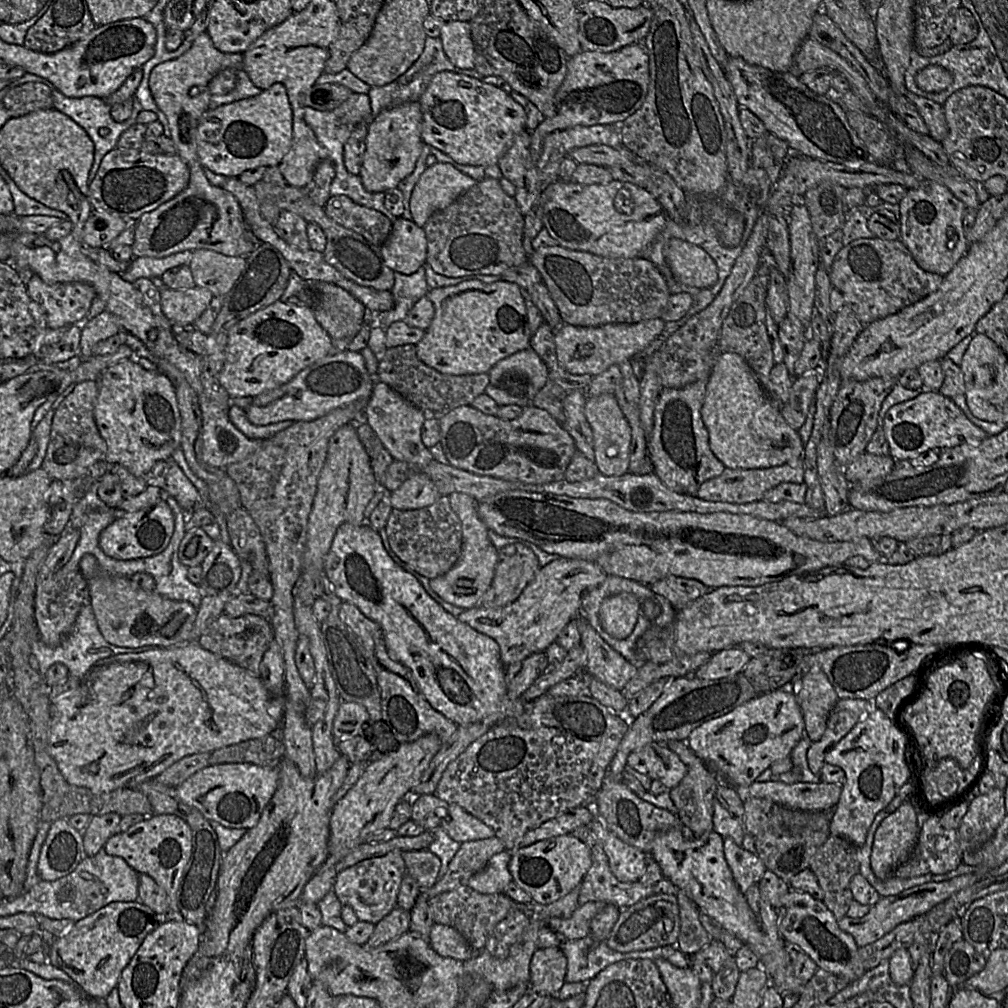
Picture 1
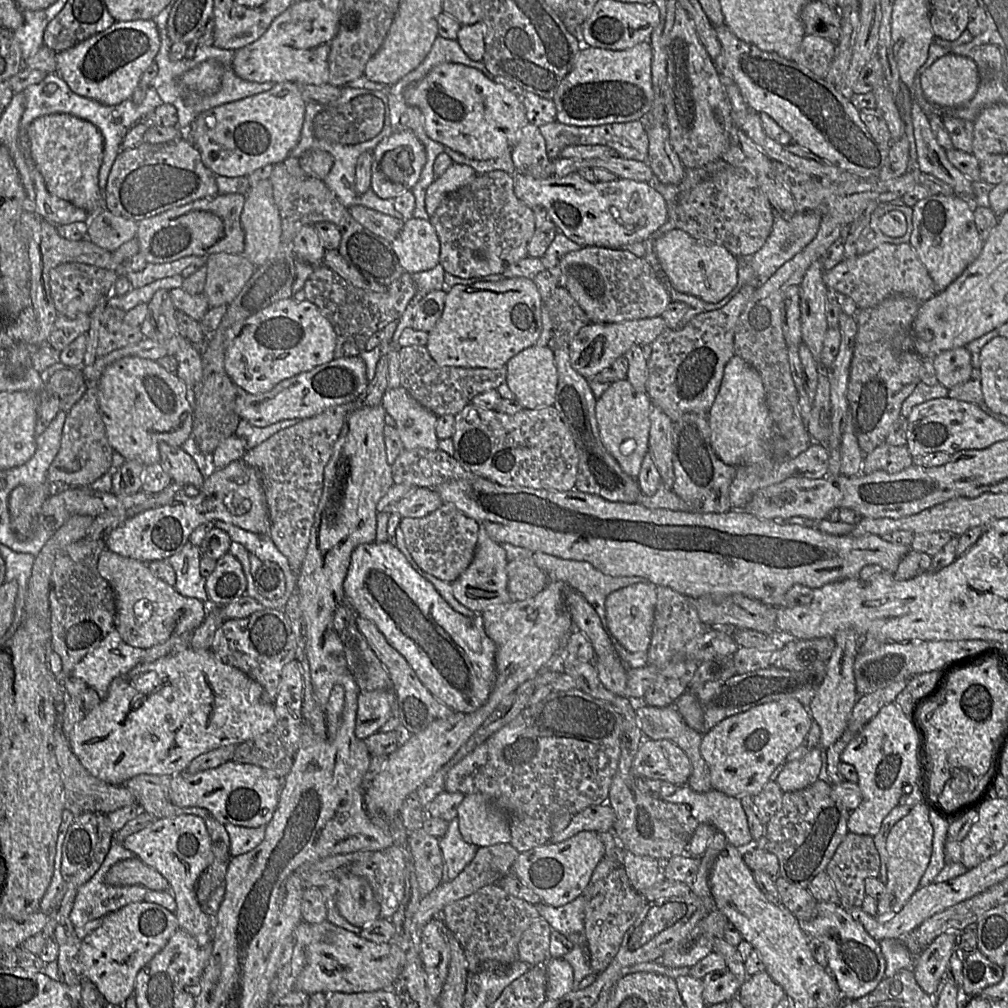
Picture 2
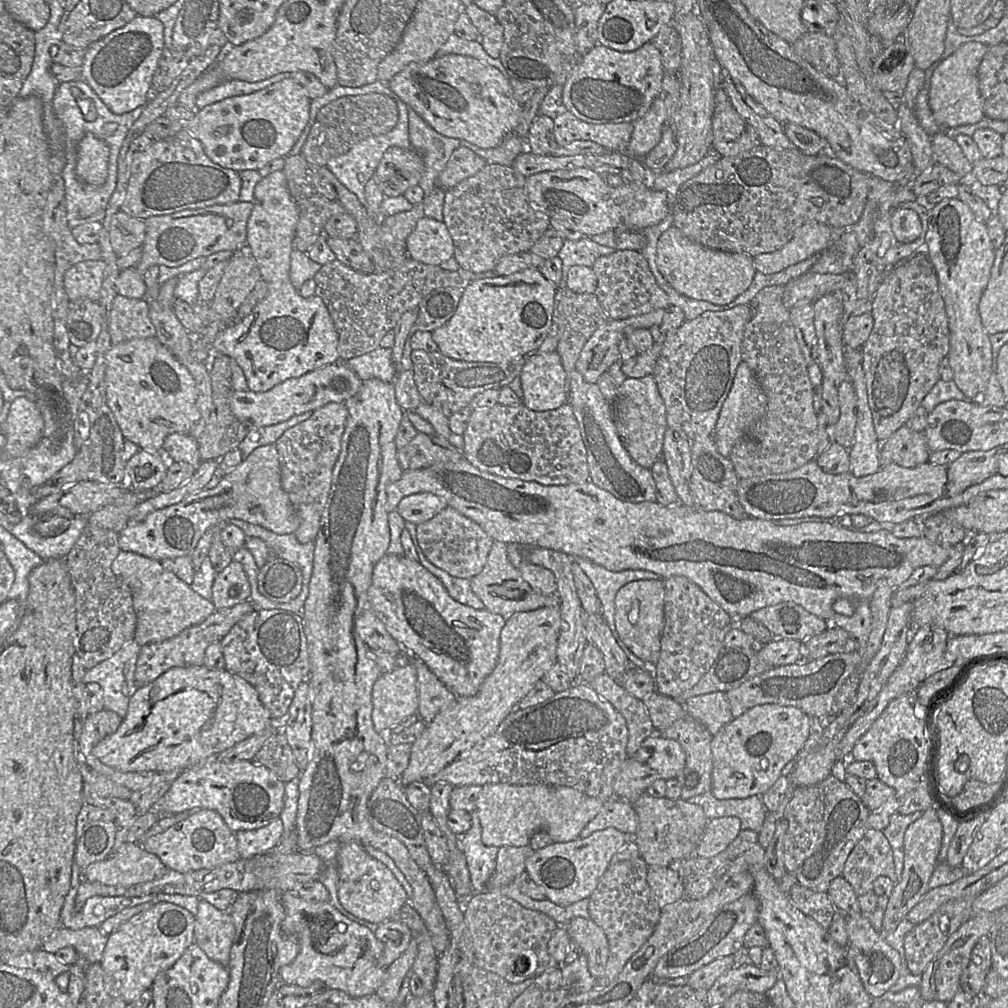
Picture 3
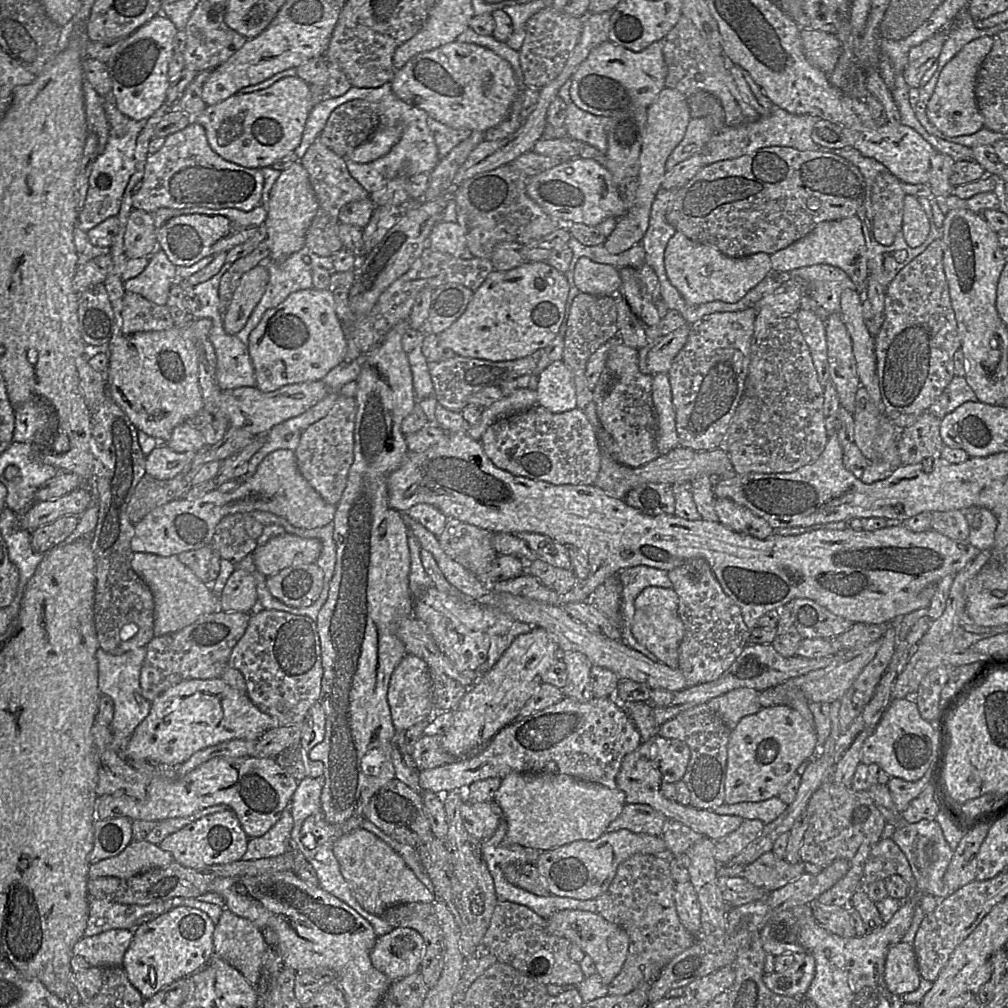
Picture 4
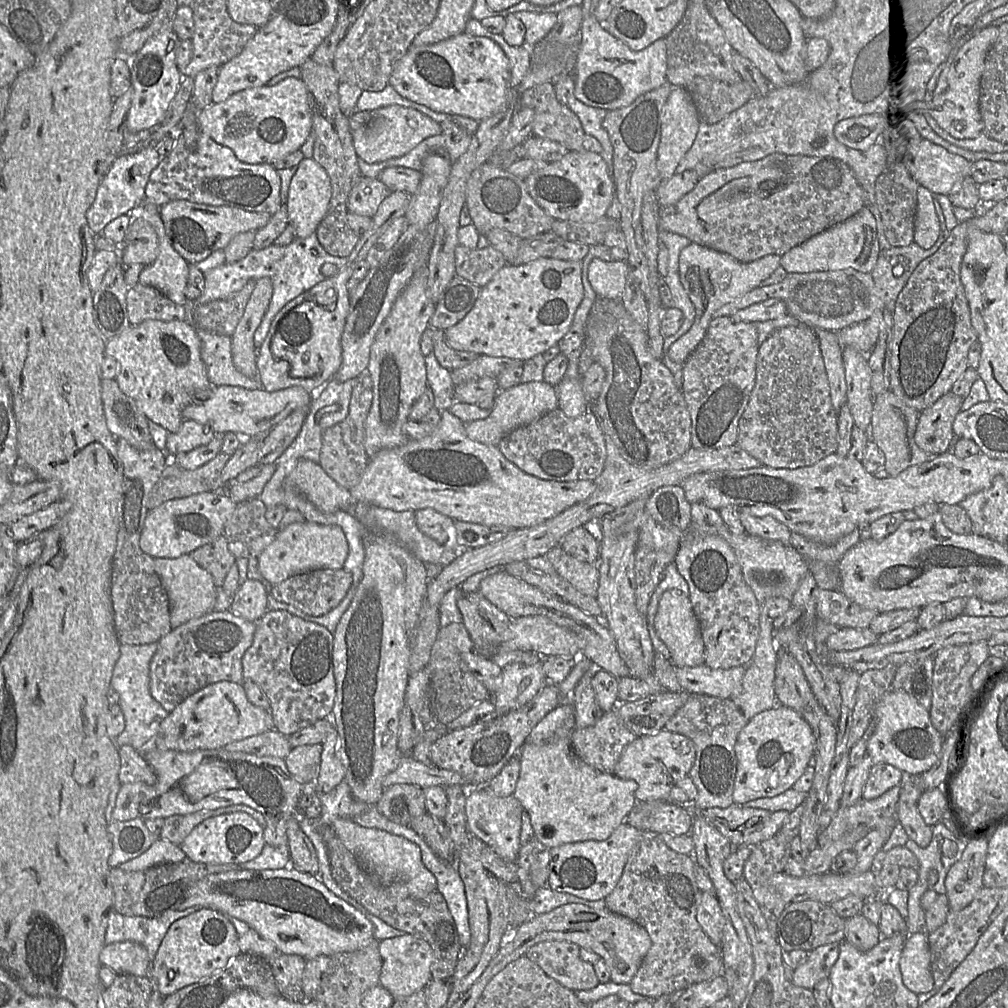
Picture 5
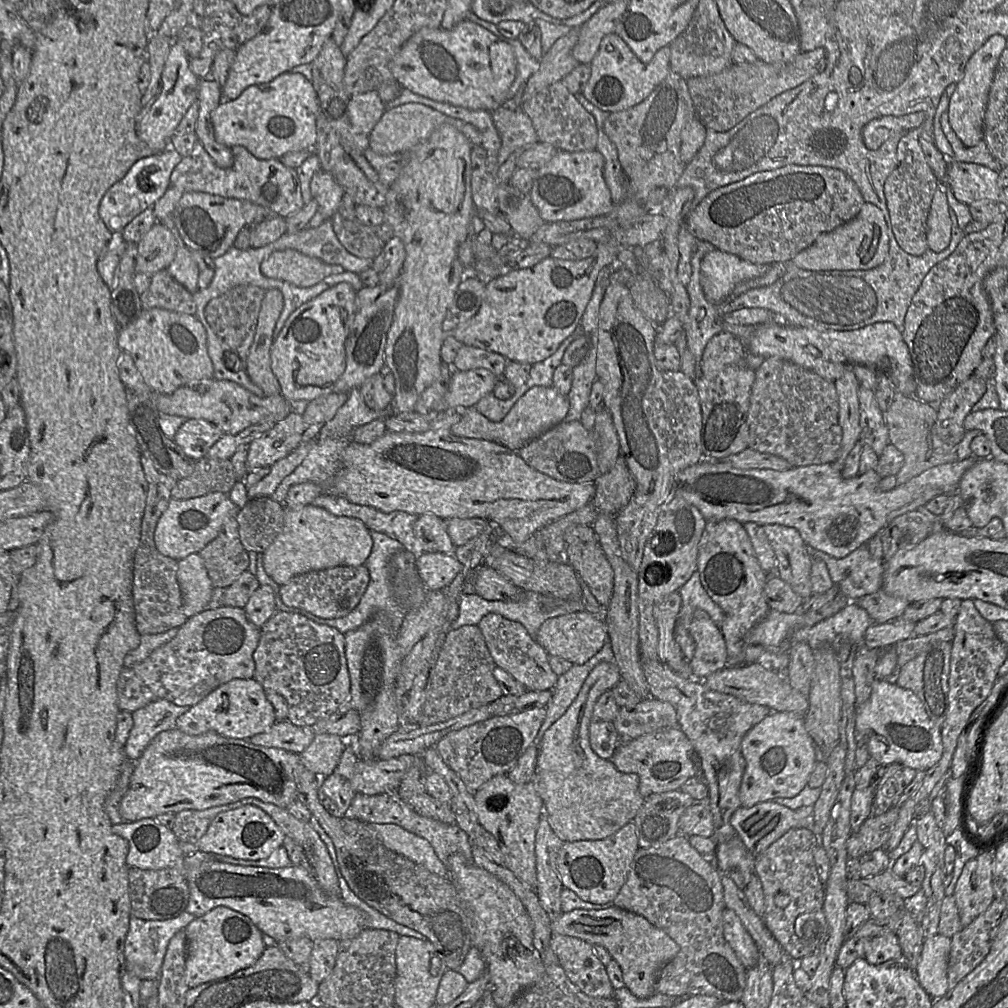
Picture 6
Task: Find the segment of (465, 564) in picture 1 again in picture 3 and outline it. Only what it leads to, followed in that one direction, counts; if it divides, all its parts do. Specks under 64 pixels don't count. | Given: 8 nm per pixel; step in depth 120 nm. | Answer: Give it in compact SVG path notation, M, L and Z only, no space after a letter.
M494 540L484 568L470 579L471 588L476 596L483 602L488 611L509 616L516 612L536 610L545 606L558 604L557 595L542 595L535 592L522 578L521 573L508 559L507 544Z

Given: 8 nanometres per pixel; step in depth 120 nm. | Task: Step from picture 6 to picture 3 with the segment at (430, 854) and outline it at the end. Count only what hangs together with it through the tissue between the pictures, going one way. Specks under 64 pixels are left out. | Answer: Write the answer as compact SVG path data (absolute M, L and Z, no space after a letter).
M357 842L342 844L337 853L339 890L342 907L354 916L374 924L391 920L409 901L408 893L391 870L367 852Z

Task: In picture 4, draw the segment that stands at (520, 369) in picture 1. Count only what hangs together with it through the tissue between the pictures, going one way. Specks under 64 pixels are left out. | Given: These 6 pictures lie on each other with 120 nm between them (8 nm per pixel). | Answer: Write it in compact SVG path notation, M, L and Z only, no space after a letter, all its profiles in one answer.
M563 360L556 361L537 375L537 405L561 413L577 408L573 375Z

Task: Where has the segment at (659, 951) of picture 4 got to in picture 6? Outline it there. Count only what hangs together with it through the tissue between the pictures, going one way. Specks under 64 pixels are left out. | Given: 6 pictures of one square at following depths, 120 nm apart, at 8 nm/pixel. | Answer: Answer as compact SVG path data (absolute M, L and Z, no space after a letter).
M679 834L659 846L639 848L631 863L627 878L612 905L646 918L662 929L678 945L677 955L660 970L655 990L670 997L710 995L722 1002L740 1002L745 986L747 968L725 940L723 935L723 911L725 908L721 873L706 857L694 849L689 836Z

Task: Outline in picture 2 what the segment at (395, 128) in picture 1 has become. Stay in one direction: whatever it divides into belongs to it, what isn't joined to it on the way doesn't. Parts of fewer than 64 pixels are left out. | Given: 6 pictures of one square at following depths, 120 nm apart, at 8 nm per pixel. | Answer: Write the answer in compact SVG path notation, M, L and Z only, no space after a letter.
M410 130L393 132L382 139L373 150L371 189L381 198L396 198L411 190L419 180L426 163L426 149Z

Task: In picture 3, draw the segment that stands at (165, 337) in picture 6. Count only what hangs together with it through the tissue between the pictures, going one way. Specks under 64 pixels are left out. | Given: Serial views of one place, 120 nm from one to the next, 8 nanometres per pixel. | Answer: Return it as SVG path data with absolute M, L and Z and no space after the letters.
M155 336L114 345L104 358L107 405L126 441L136 444L140 450L161 452L168 435L190 434L193 425L200 419L196 383L189 370Z

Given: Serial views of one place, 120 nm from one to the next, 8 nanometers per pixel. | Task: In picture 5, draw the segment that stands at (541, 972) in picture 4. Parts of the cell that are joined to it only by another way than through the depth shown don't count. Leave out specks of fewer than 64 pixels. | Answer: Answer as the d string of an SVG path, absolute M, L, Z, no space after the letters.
M557 940L540 942L532 946L525 953L525 957L536 963L547 976L573 992L590 990L600 983L593 964L580 958L580 947L574 943Z

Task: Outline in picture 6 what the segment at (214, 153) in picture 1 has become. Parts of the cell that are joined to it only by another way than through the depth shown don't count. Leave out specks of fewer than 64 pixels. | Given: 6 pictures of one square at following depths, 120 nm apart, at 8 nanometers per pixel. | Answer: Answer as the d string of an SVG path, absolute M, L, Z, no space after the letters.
M291 71L273 80L247 87L234 100L222 101L211 113L214 136L229 148L241 146L258 159L281 158L287 153L312 149L317 141L317 93L311 81Z

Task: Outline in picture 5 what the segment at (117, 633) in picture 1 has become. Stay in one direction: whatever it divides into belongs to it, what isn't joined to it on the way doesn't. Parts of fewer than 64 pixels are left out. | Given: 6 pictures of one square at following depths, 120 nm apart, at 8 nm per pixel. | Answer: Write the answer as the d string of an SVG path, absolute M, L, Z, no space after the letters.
M190 554L177 558L155 558L155 571L160 577L170 602L170 624L172 629L201 617L214 610L216 589L211 574L202 568Z

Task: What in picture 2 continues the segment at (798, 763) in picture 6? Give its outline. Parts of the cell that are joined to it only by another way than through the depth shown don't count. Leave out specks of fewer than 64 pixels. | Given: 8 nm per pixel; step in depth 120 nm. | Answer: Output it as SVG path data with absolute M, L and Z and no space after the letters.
M796 699L767 702L722 720L708 732L702 733L700 746L701 755L709 767L712 790L739 799L744 795L758 794L787 755L803 743L811 726L812 717L809 710Z

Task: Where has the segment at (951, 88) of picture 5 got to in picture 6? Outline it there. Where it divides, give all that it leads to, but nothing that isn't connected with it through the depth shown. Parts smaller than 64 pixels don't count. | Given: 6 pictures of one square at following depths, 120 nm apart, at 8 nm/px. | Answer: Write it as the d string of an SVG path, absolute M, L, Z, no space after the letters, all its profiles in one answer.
M999 34L990 36L985 43L970 56L964 68L962 81L957 84L954 93L948 97L949 123L957 137L966 146L974 146L983 140L983 117L988 93L999 57L1005 48L1005 44L1006 37Z

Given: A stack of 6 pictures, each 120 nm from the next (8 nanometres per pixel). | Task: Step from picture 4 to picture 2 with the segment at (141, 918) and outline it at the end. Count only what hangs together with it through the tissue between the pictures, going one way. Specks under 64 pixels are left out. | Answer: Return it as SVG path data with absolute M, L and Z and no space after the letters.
M113 840L112 844L97 872L85 884L80 886L73 903L70 913L70 920L73 925L83 927L88 922L104 917L128 904L143 902L146 893L149 891L141 885L130 886L112 886L105 881L105 877L109 869L122 860L131 859L136 855L130 850L124 848L118 841Z

